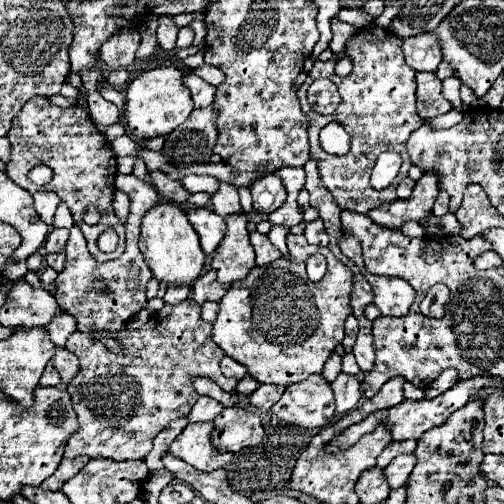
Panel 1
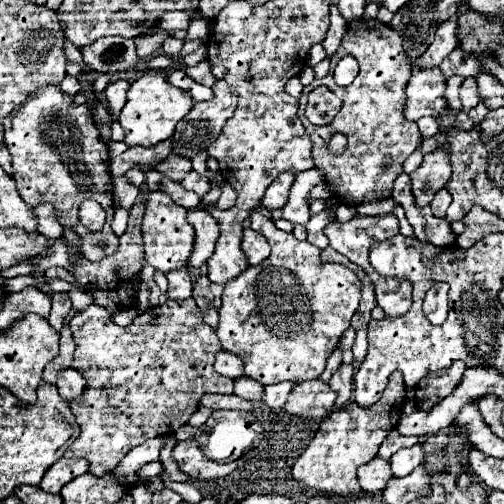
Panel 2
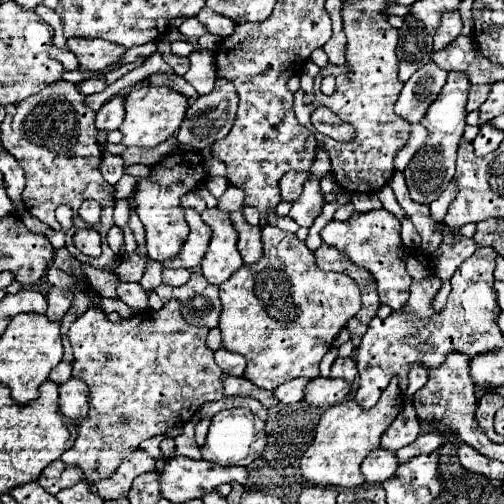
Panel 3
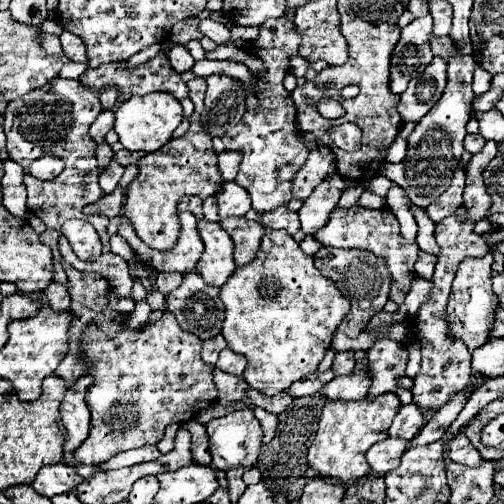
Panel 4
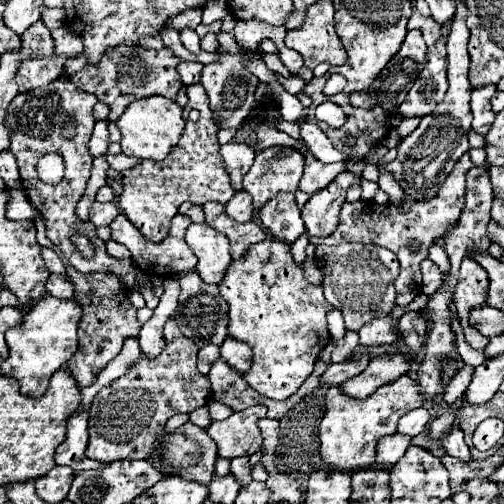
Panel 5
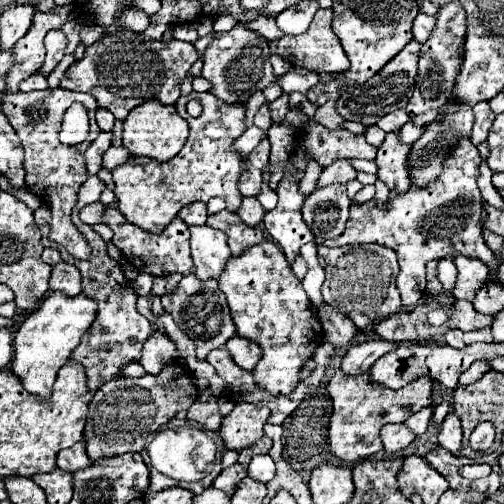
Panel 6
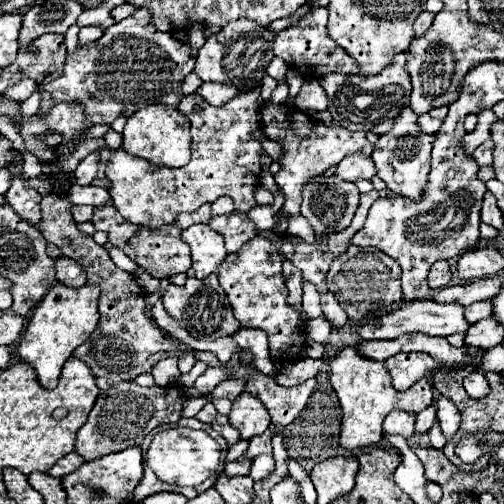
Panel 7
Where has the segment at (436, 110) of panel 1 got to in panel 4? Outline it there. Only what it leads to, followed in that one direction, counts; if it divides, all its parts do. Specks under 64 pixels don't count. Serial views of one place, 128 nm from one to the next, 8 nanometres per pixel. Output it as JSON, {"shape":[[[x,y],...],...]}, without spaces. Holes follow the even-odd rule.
{"shape":[[[434,58],[418,78],[410,80],[406,92],[400,96],[398,114],[402,116],[402,120],[404,122],[418,122],[440,100],[444,86],[446,86],[446,62],[442,58]]]}

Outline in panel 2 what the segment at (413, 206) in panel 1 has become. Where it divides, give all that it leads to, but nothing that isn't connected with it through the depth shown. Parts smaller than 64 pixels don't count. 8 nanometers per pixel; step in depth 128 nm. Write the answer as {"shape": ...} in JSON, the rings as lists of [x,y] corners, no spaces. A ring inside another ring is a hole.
{"shape":[[[436,150],[428,156],[424,156],[418,170],[410,174],[412,188],[414,188],[414,200],[418,208],[424,208],[432,202],[434,194],[444,188],[444,184],[450,180],[452,168],[448,154],[442,150]],[[376,200],[376,202],[364,202],[356,206],[358,214],[362,216],[380,216],[380,214],[392,214],[394,212],[394,200]]]}

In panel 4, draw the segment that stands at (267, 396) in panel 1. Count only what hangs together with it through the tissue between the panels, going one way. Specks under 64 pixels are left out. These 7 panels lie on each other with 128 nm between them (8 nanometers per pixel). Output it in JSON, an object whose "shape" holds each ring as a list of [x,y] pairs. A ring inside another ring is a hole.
{"shape":[[[328,370],[328,372],[324,372],[324,374],[316,372],[316,374],[312,374],[312,376],[304,378],[304,380],[296,380],[296,384],[292,384],[292,388],[288,388],[286,392],[288,392],[290,396],[294,396],[294,398],[312,396],[312,394],[316,394],[316,392],[320,390],[320,386],[322,386],[324,382],[328,382],[328,380],[332,380],[332,378],[334,378],[334,372],[332,372],[332,370]]]}

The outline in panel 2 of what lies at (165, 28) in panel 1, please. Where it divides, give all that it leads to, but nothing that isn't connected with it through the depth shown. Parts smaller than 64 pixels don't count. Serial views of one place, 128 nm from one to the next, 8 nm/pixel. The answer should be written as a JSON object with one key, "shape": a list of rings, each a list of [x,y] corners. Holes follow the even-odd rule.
{"shape":[[[166,36],[164,42],[162,42],[162,46],[160,46],[160,50],[162,50],[162,54],[166,54],[166,56],[178,56],[182,44],[184,44],[184,42],[178,40],[178,38],[174,38],[174,36]]]}

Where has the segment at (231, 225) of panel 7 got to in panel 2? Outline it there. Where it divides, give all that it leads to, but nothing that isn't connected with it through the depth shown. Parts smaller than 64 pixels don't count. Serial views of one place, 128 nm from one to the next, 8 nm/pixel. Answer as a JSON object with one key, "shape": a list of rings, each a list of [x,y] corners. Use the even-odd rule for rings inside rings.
{"shape":[[[246,228],[246,230],[244,230],[242,250],[244,250],[244,254],[246,254],[250,266],[256,266],[256,264],[260,264],[264,258],[270,256],[270,248],[268,248],[266,238],[260,236],[258,232],[254,232],[252,228]]]}

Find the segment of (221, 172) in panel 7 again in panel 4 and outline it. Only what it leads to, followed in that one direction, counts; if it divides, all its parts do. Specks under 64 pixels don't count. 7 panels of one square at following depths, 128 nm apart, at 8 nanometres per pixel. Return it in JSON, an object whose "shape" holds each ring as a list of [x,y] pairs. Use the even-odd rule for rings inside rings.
{"shape":[[[192,78],[186,82],[190,90],[190,100],[194,102],[194,114],[190,116],[190,130],[170,140],[160,152],[152,152],[138,160],[138,176],[126,190],[126,202],[124,202],[124,214],[132,220],[132,226],[142,242],[146,242],[150,248],[156,248],[160,252],[166,252],[176,244],[180,236],[180,220],[178,220],[178,202],[186,194],[198,194],[200,198],[214,196],[222,186],[222,176],[216,166],[216,154],[212,148],[212,138],[208,132],[202,130],[198,118],[202,112],[202,100],[206,92],[206,78]]]}

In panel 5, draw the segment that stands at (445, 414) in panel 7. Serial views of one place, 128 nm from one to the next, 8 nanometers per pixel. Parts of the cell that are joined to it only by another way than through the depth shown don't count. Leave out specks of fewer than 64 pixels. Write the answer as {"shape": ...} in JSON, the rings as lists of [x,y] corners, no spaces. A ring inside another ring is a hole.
{"shape":[[[454,426],[446,436],[442,436],[442,446],[444,446],[444,450],[446,450],[450,456],[454,456],[454,458],[458,458],[458,460],[464,460],[464,462],[470,462],[470,460],[472,460],[470,448],[468,448],[468,444],[464,442],[464,434],[460,432],[458,426]]]}

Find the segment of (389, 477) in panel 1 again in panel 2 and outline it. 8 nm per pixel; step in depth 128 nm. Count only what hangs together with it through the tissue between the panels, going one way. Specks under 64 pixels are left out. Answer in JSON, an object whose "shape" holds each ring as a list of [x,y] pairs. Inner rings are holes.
{"shape":[[[420,444],[396,452],[396,454],[390,458],[390,466],[392,466],[394,478],[408,476],[408,472],[412,472],[414,468],[418,468],[418,466],[422,464],[422,460],[424,460],[424,452],[422,452]]]}

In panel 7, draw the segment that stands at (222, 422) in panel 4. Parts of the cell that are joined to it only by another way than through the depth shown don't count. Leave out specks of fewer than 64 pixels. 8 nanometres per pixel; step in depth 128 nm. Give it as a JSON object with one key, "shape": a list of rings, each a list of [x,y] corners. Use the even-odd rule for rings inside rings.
{"shape":[[[242,392],[232,402],[228,418],[230,424],[240,432],[240,440],[250,440],[252,436],[262,434],[270,426],[268,410],[256,396],[250,396],[248,392]]]}

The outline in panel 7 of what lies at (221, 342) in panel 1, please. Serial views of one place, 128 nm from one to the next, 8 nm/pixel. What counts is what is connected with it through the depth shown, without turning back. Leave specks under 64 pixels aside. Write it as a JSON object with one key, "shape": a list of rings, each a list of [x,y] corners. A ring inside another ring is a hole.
{"shape":[[[256,236],[246,242],[240,252],[228,254],[218,268],[218,280],[224,292],[228,294],[230,306],[236,320],[244,328],[260,328],[268,334],[270,356],[274,360],[274,376],[292,360],[306,350],[306,332],[300,312],[288,304],[288,288],[282,276],[282,254],[280,250],[264,236]]]}

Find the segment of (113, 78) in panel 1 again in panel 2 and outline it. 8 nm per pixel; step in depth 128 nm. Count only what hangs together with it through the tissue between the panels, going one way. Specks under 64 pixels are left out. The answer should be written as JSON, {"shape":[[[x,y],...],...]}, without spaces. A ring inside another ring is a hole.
{"shape":[[[114,80],[108,84],[108,88],[104,90],[104,96],[106,96],[106,102],[108,102],[108,110],[112,114],[112,118],[116,120],[120,110],[124,108],[126,104],[126,90],[128,90],[130,82],[128,80]]]}

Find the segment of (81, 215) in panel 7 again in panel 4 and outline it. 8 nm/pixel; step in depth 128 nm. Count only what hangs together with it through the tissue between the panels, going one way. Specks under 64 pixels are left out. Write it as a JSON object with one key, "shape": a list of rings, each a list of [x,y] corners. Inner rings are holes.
{"shape":[[[116,186],[116,190],[112,194],[106,194],[96,204],[88,204],[84,208],[84,214],[104,214],[104,216],[112,218],[122,212],[122,204],[124,204],[124,188]]]}

